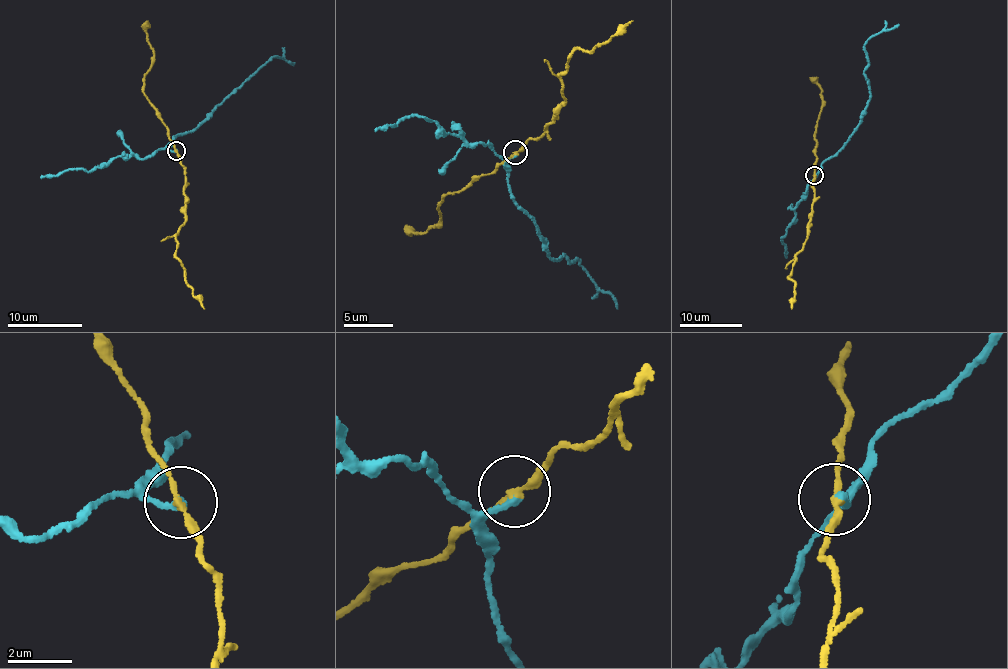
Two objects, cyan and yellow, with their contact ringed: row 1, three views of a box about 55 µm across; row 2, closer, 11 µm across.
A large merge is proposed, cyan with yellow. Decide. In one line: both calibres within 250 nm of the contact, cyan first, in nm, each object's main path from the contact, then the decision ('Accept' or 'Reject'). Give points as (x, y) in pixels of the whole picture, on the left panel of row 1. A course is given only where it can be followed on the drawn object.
Thickness 240 nm (cyan) against 180 nm. Course of cyan: (175, 150), (168, 146), (172, 138), (188, 133), (201, 123), (211, 109), (271, 59), (281, 57), (294, 63). Course of yellow: (175, 150), (185, 175), (184, 222), (175, 237), (176, 258), (182, 265), (192, 296), (203, 308). Reject

